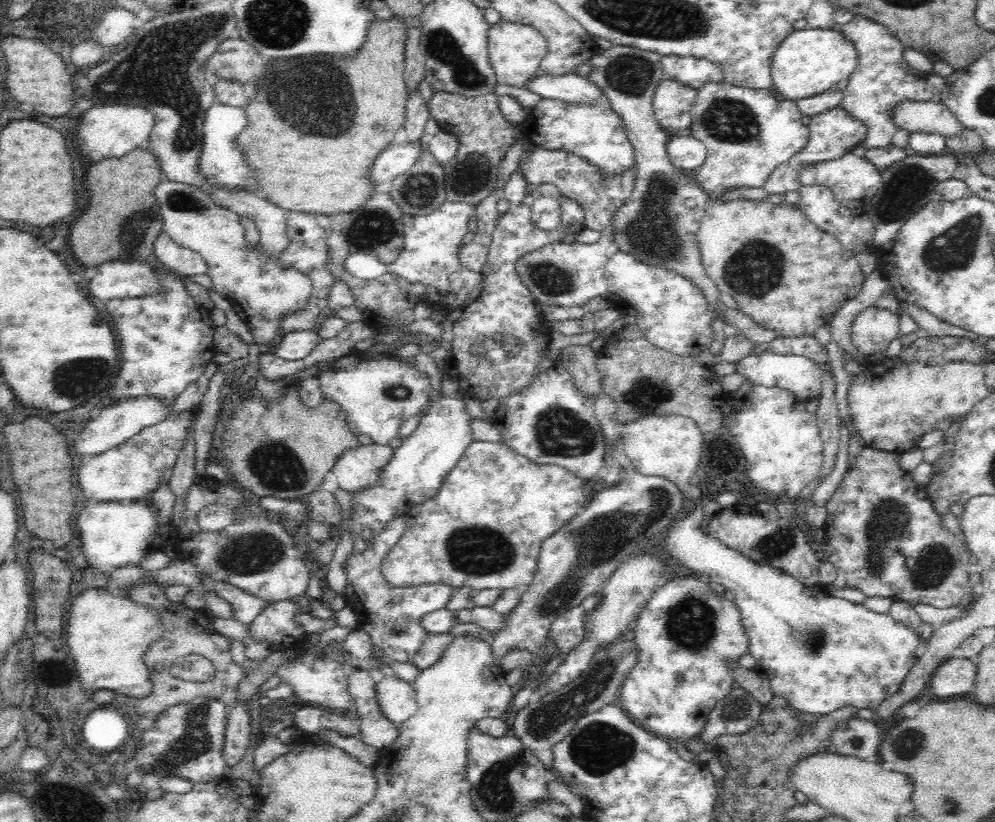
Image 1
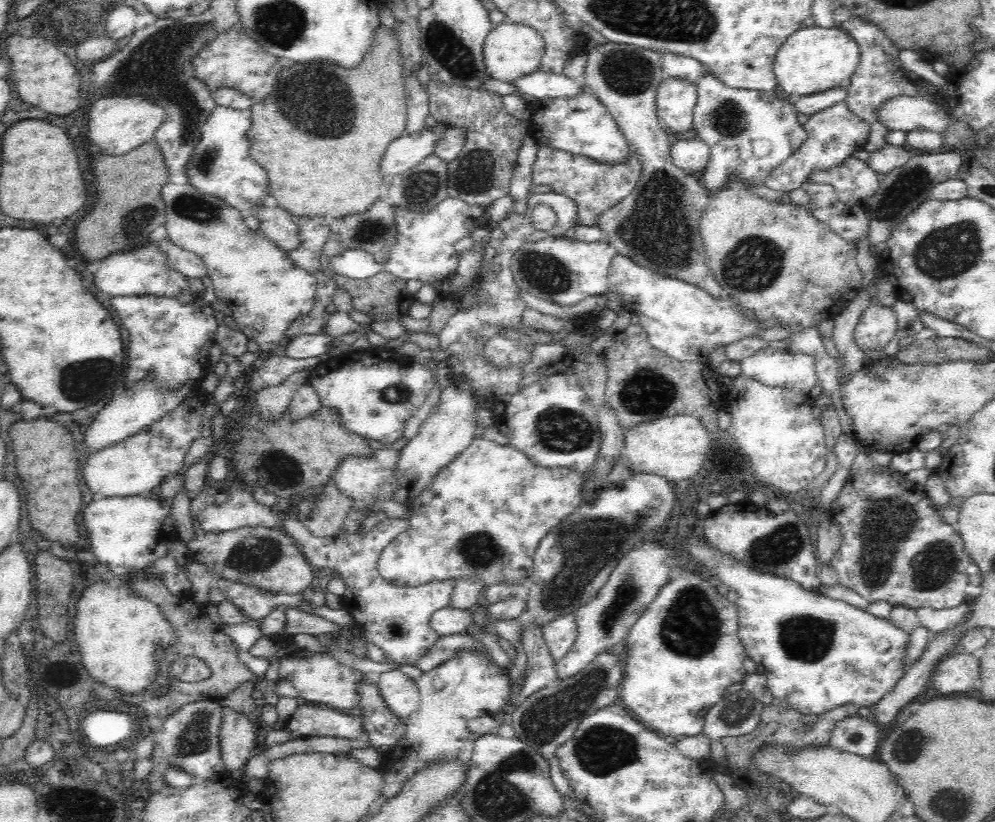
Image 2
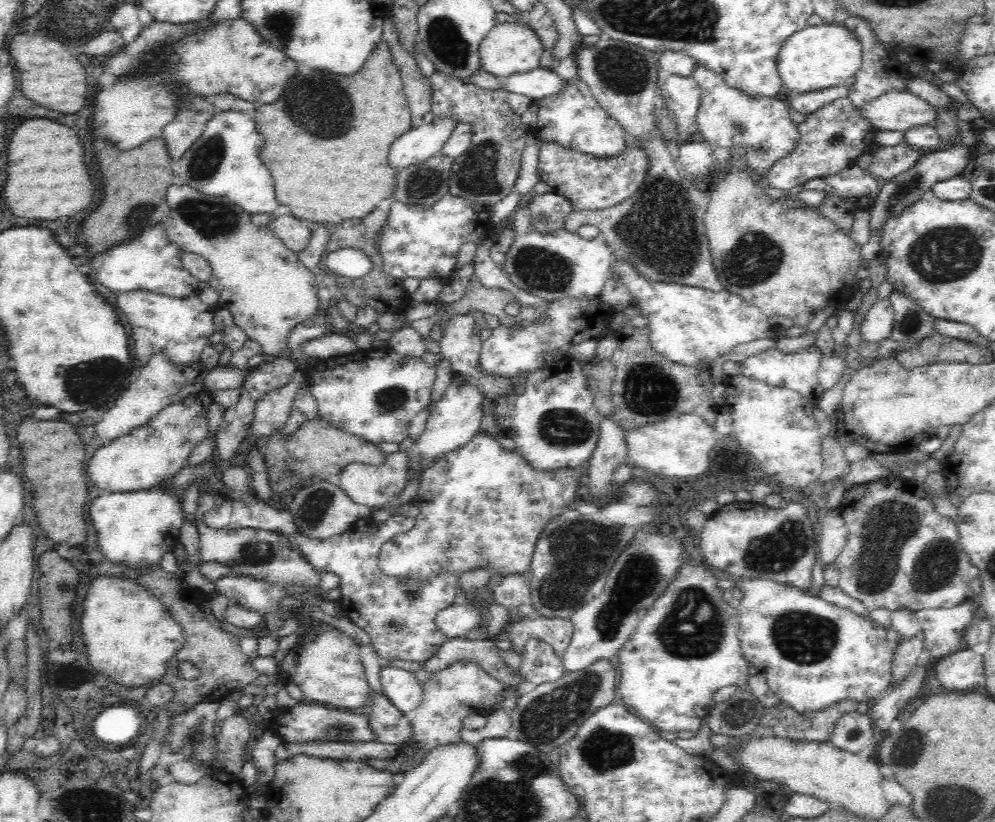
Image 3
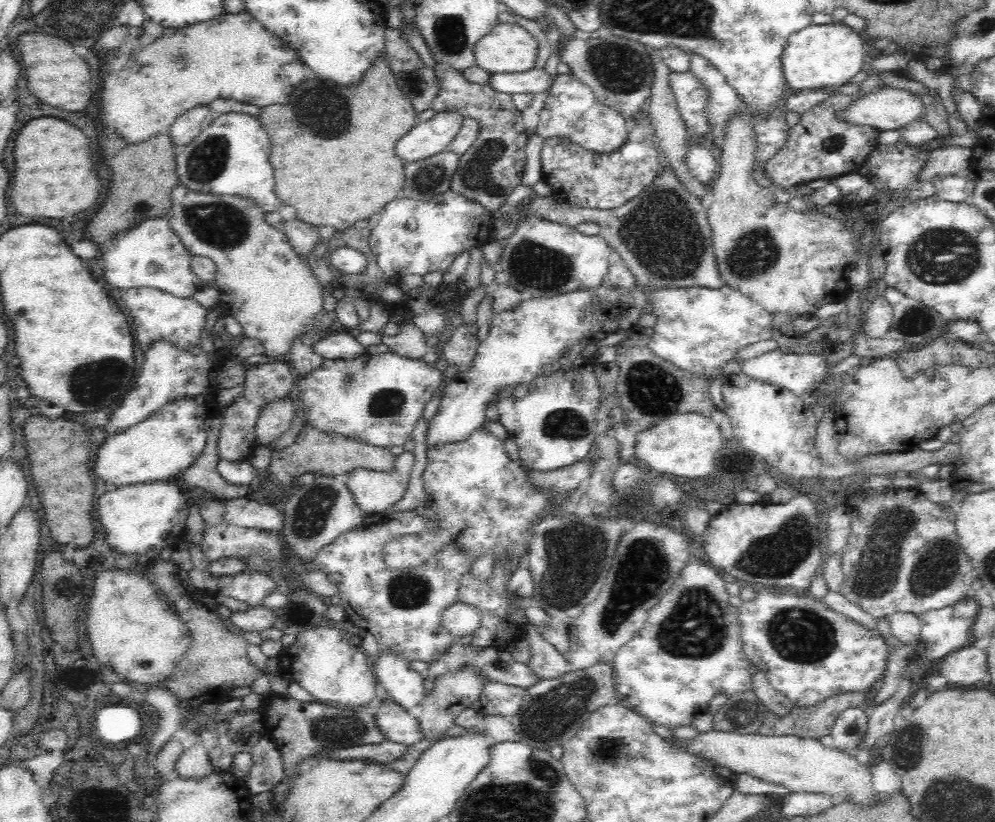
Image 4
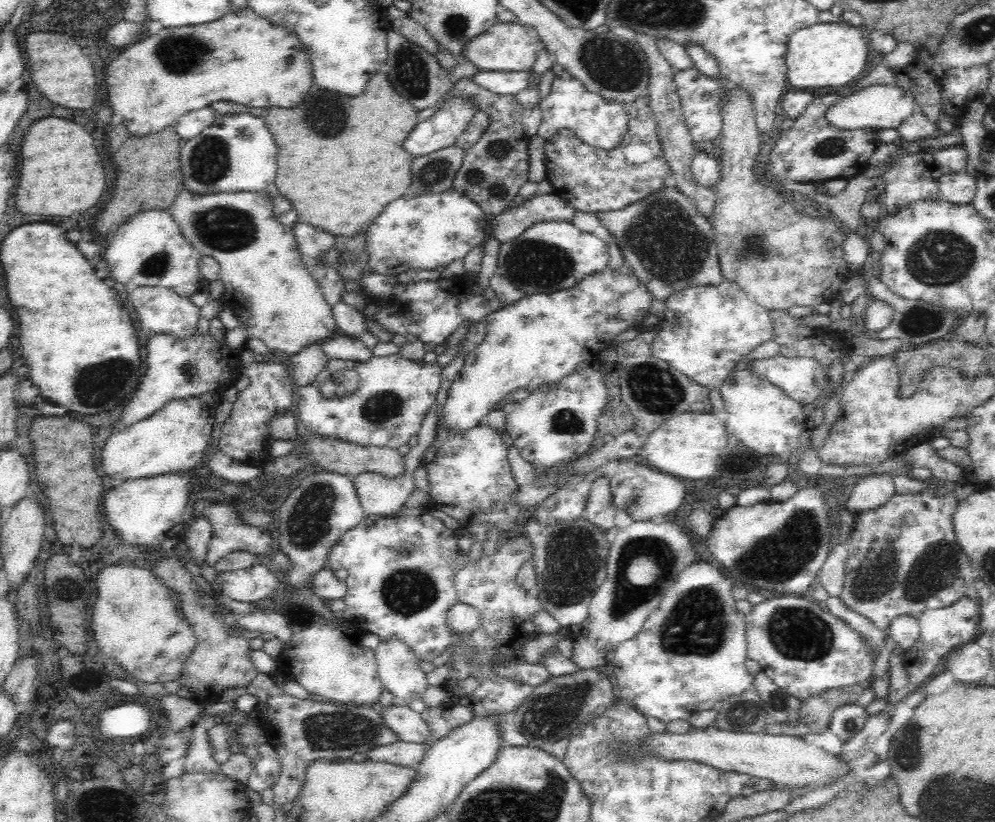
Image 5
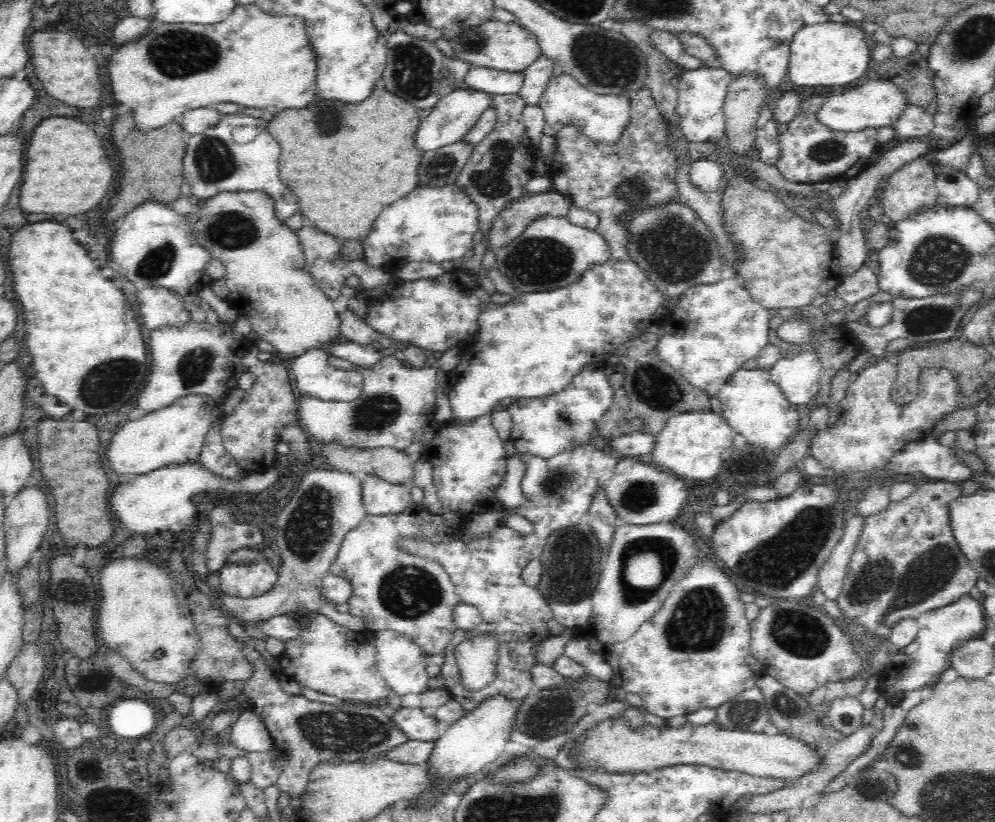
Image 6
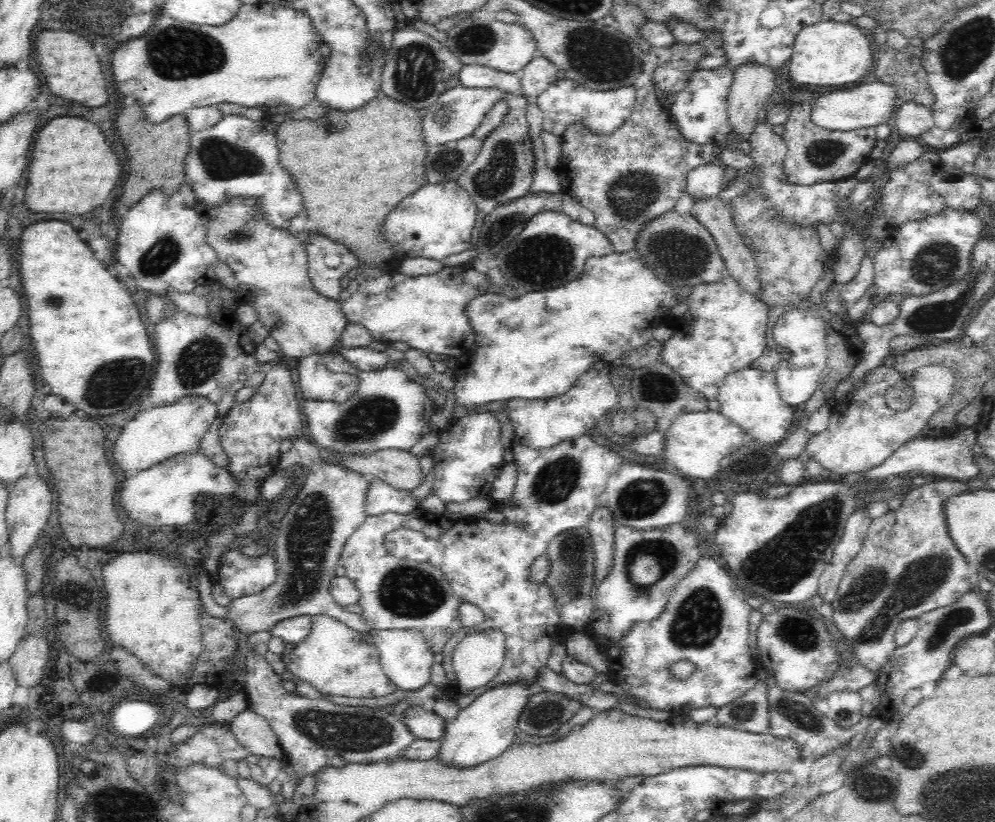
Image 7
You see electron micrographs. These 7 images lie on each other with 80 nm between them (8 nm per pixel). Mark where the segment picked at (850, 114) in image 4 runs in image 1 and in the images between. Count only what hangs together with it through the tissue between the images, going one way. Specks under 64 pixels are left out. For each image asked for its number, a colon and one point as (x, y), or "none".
1: (930, 117)
2: (905, 113)
3: (900, 111)

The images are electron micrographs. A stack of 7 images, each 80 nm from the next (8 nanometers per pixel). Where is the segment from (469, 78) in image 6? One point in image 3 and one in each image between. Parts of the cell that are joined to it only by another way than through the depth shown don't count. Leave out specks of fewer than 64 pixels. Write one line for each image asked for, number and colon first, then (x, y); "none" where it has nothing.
3: (538, 83)
4: (535, 81)
5: (510, 83)

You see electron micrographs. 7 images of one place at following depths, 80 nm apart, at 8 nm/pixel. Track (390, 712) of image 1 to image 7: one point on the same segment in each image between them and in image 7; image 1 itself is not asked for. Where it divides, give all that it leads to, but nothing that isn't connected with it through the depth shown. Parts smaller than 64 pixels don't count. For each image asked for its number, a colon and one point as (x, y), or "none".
2: (400, 693)
3: (404, 691)
4: (403, 686)
5: (397, 669)
6: (401, 663)
7: (404, 657)

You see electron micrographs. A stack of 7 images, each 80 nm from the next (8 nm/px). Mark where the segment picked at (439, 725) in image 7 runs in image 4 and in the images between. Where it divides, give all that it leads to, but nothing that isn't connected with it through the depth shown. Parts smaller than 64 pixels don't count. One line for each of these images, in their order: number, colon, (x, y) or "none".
4: (398, 725)
5: (408, 726)
6: (412, 722)

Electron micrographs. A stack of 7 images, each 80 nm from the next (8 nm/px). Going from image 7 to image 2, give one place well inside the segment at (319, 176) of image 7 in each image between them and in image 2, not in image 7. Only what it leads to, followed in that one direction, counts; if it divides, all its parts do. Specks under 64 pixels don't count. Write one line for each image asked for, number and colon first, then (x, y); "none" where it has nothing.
2: (367, 102)
3: (345, 124)
4: (336, 180)
5: (340, 161)
6: (332, 153)

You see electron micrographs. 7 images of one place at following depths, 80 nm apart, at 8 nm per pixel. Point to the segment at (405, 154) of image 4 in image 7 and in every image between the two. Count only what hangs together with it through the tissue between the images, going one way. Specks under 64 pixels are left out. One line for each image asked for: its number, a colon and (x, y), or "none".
5: (440, 131)
6: (453, 116)
7: (458, 112)

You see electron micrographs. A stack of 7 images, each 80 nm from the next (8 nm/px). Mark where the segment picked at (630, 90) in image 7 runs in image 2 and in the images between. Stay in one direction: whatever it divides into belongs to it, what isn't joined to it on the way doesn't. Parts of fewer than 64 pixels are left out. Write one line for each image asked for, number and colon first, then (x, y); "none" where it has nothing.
2: (582, 125)
3: (573, 118)
4: (571, 111)
5: (601, 124)
6: (602, 118)

